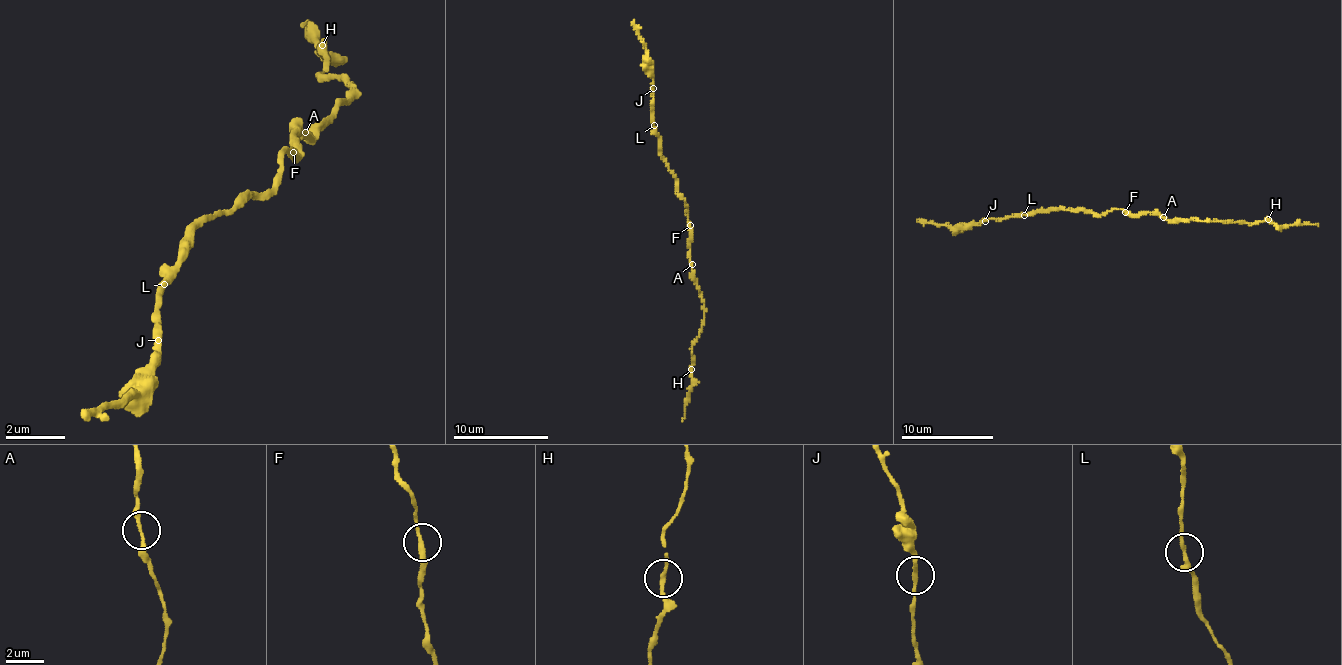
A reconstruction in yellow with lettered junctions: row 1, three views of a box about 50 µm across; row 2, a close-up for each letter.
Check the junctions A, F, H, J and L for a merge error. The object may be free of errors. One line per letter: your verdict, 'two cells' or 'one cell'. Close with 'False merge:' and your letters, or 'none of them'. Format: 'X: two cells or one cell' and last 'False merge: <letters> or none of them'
A: one cell
F: one cell
H: one cell
J: one cell
L: one cell
False merge: none of them

